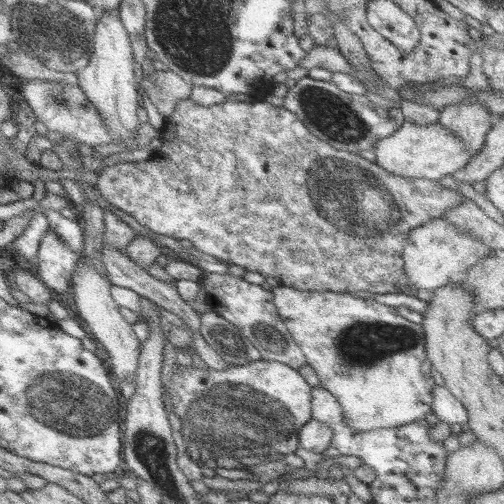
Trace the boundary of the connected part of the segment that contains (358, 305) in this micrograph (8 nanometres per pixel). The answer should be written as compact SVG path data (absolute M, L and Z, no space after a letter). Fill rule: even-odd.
M278 286L276 288L269 288L271 292L271 302L275 306L277 318L281 324L285 326L289 336L297 348L301 349L302 355L306 360L306 365L313 370L315 376L318 376L318 384L324 388L329 394L337 400L339 407L341 407L341 415L343 415L344 423L353 432L365 432L366 430L379 430L385 428L393 428L403 426L417 419L424 418L430 412L432 400L432 388L435 386L433 379L429 376L429 371L432 370L430 362L426 359L424 353L424 337L422 334L421 326L412 324L407 320L403 320L395 309L377 303L375 300L361 298L354 298L348 293L333 293L329 291L299 291L285 286Z

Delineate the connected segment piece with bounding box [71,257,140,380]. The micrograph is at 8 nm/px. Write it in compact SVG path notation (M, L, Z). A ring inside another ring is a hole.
M79 258L79 263L71 277L73 304L77 307L75 312L85 322L85 328L89 330L95 342L105 351L104 357L109 358L108 364L111 369L108 369L108 372L113 374L115 380L122 380L122 378L132 378L136 373L140 341L137 340L130 325L119 314L119 307L110 296L110 286L111 284L97 273L97 268L93 267L88 259Z

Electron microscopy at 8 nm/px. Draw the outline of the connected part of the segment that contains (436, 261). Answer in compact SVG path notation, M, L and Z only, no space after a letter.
M442 217L428 220L421 226L412 228L403 247L403 263L407 286L413 290L435 291L447 285L452 278L462 275L469 266L479 262L490 253L486 246L476 239L469 238L464 230L455 230Z

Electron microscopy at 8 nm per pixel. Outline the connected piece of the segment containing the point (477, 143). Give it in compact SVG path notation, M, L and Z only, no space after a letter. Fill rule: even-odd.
M462 100L442 108L438 116L437 122L462 142L468 156L473 156L483 146L491 114L482 106Z

